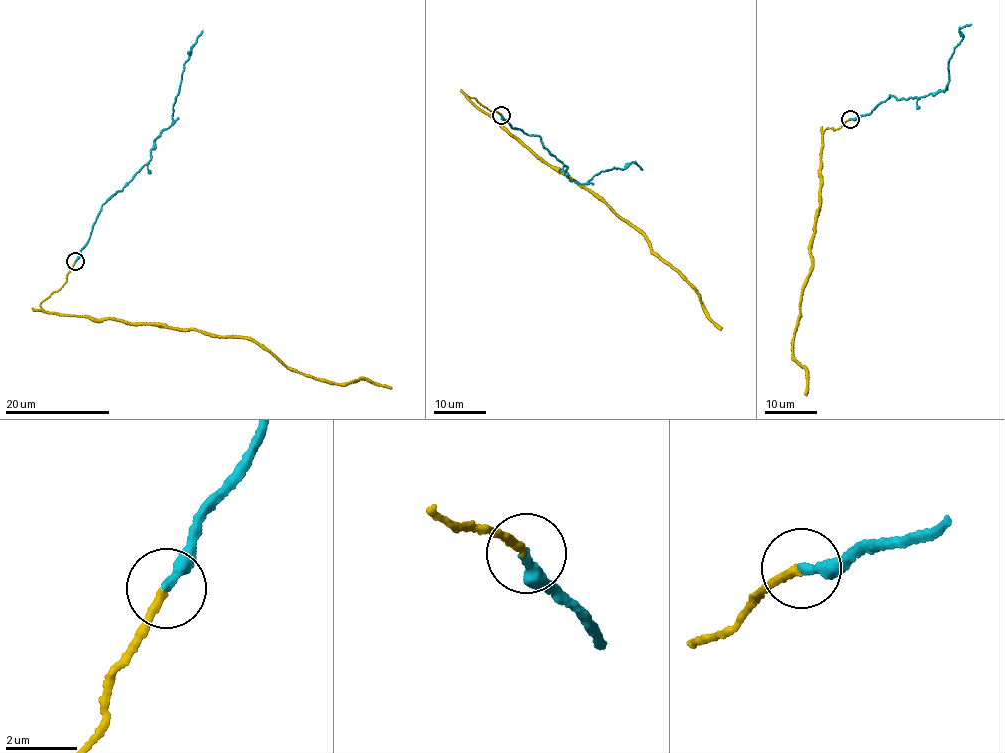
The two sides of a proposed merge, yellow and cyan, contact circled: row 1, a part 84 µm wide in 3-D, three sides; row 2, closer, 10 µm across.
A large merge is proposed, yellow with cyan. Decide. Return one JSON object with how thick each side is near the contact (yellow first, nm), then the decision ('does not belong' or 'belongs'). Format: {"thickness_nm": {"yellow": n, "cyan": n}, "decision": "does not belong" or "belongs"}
{"thickness_nm": {"yellow": 200, "cyan": 300}, "decision": "belongs"}

